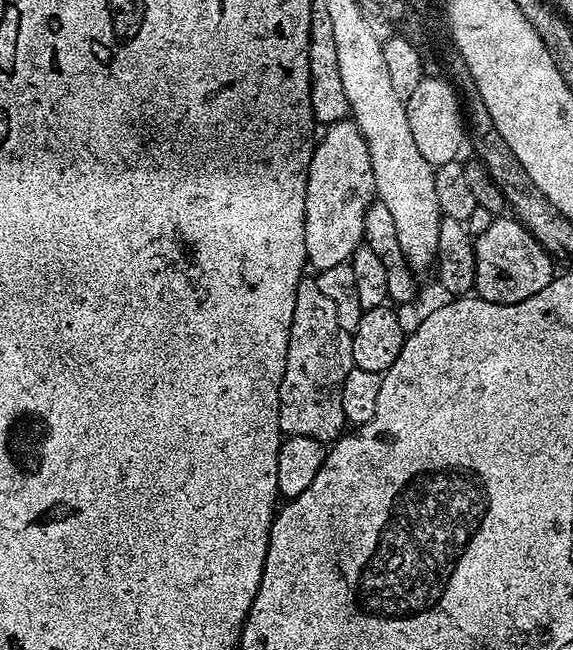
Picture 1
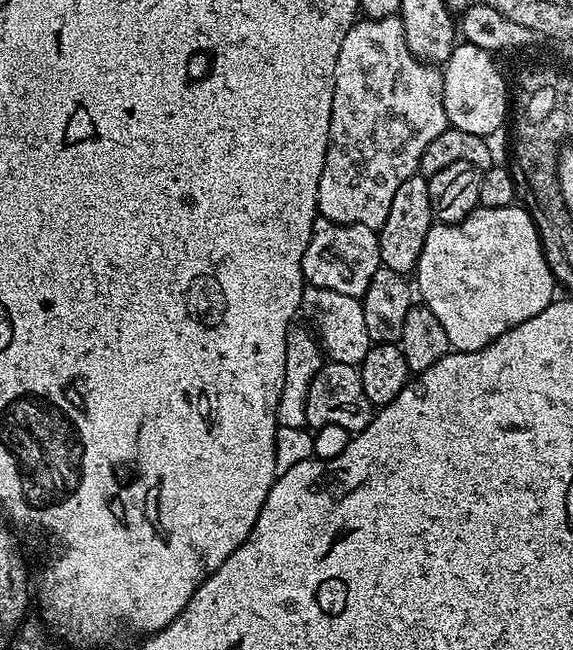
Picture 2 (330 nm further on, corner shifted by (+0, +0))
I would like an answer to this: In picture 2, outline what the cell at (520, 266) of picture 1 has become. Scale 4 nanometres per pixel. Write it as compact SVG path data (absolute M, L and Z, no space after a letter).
M509 206L500 209L490 209L477 207L476 211L467 216L465 220L461 220L458 224L442 224L433 223L431 230L426 234L426 242L422 246L422 254L416 263L416 271L414 273L414 288L422 299L423 307L428 308L434 318L438 318L438 322L442 322L442 330L446 330L446 338L449 345L458 352L480 352L490 342L494 342L502 334L506 334L506 330L510 330L514 326L526 322L526 318L534 318L534 314L542 314L542 310L546 310L546 306L552 303L554 293L554 277L551 272L551 263L549 257L544 257L545 245L542 243L542 237L537 229L536 222L533 220L533 214L527 207L516 208L517 206Z

